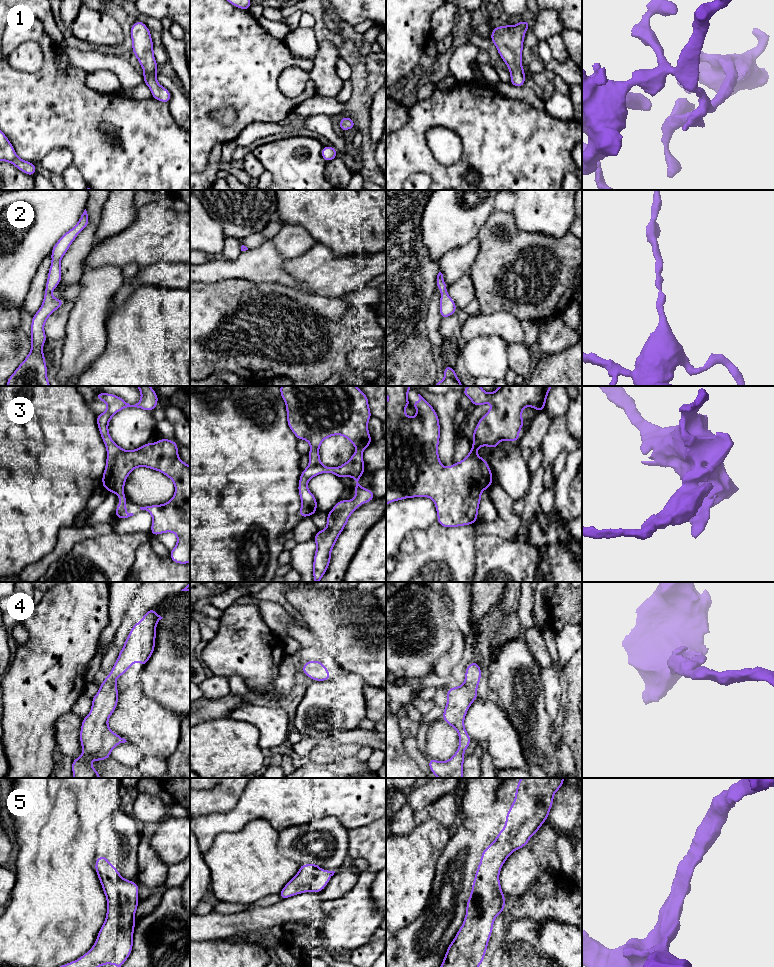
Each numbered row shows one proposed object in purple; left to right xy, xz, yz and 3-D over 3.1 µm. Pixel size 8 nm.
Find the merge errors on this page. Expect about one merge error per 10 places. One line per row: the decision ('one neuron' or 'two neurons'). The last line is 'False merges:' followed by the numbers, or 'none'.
1: one neuron
2: one neuron
3: one neuron
4: one neuron
5: one neuron
False merges: none

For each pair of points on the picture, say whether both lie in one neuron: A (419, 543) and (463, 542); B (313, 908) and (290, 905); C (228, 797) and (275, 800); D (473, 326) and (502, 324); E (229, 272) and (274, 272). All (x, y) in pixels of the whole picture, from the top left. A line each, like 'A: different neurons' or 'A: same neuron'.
A: same neuron
B: same neuron
C: different neurons
D: same neuron
E: same neuron

